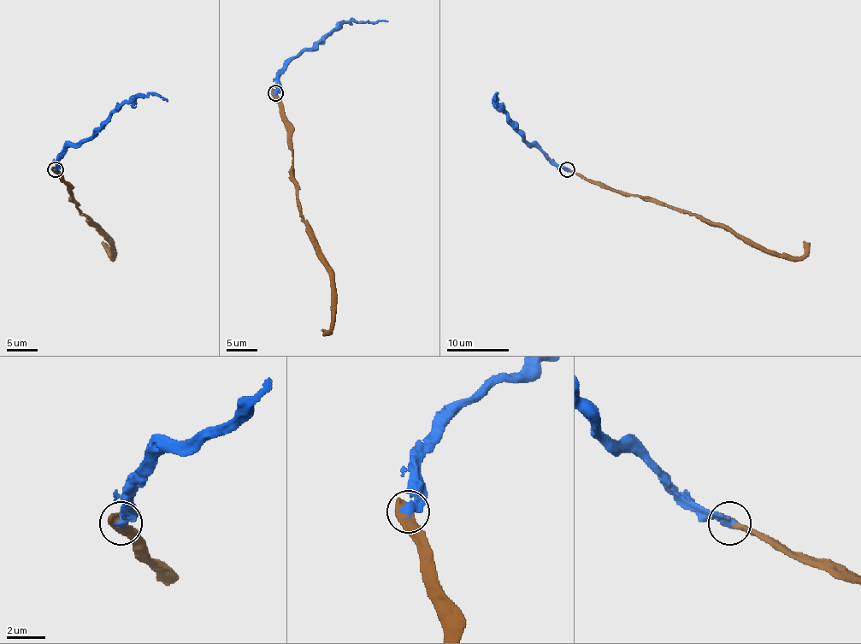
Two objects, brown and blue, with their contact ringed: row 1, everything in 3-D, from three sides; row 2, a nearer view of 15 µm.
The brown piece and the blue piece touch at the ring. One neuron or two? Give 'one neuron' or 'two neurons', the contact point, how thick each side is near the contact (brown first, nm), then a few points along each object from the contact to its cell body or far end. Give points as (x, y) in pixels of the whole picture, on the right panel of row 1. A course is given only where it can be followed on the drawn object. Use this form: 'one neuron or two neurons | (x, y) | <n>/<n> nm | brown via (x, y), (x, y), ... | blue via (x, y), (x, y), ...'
one neuron | (567, 169) | 600/460 nm | brown via (567, 169), (624, 192), (649, 196), (668, 205), (691, 211), (735, 231), (769, 253), (801, 257), (810, 242) | blue via (567, 169), (556, 166), (535, 146), (531, 146), (495, 103), (497, 95), (495, 101)

